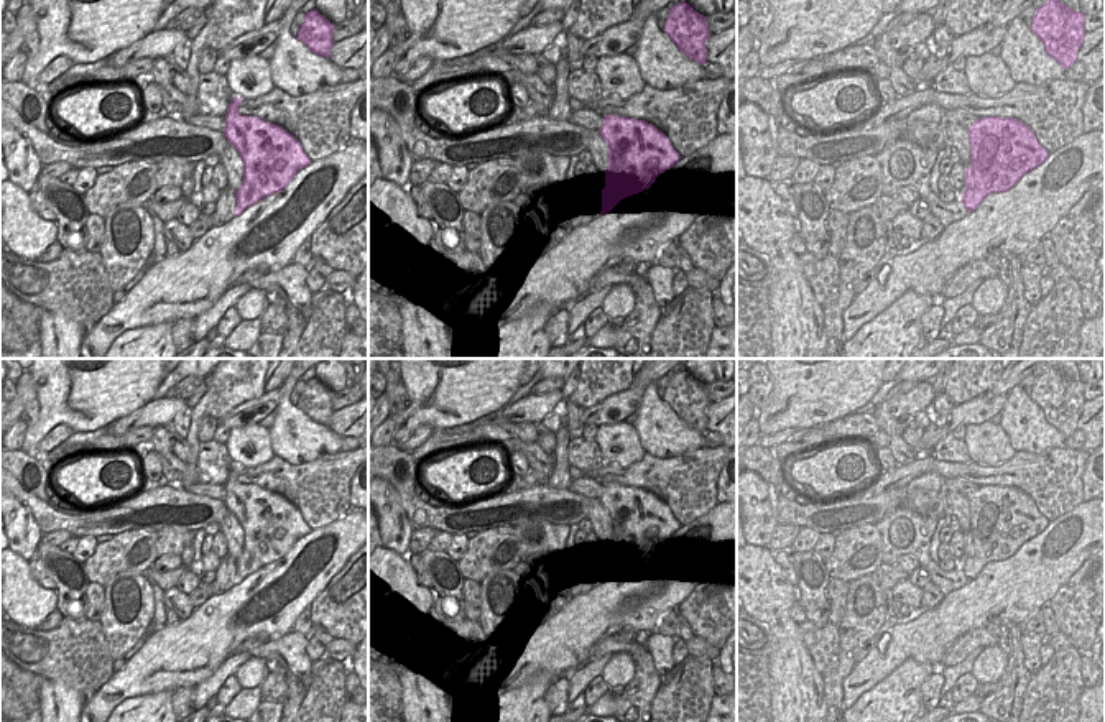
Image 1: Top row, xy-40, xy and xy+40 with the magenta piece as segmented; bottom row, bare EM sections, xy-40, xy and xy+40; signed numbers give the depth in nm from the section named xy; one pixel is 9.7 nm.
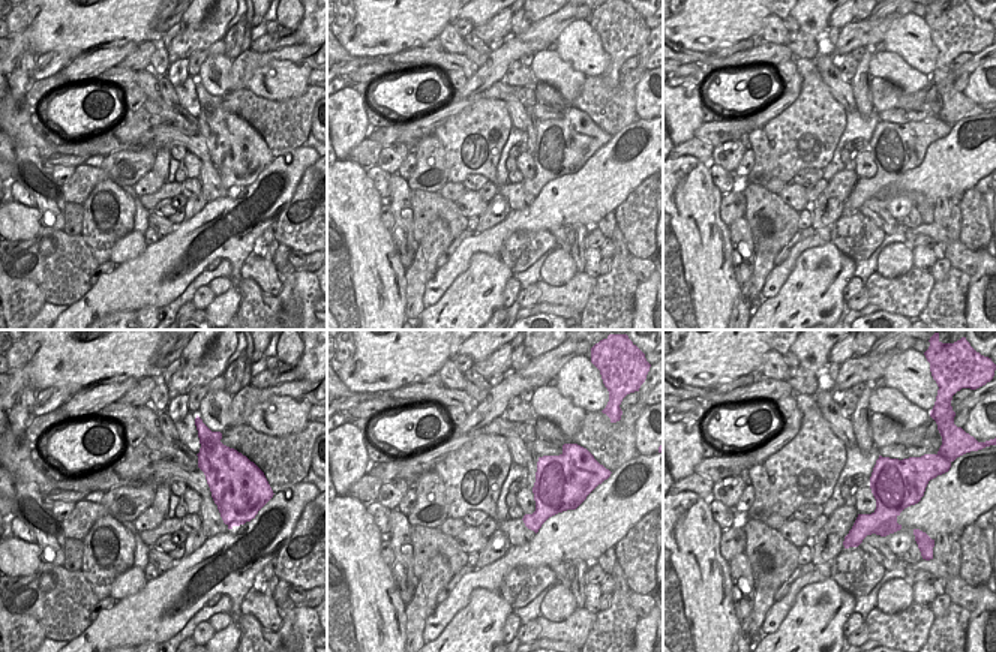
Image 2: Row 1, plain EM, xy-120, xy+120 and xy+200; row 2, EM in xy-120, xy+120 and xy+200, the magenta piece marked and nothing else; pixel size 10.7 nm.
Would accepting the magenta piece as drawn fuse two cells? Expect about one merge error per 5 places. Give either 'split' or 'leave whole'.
split

